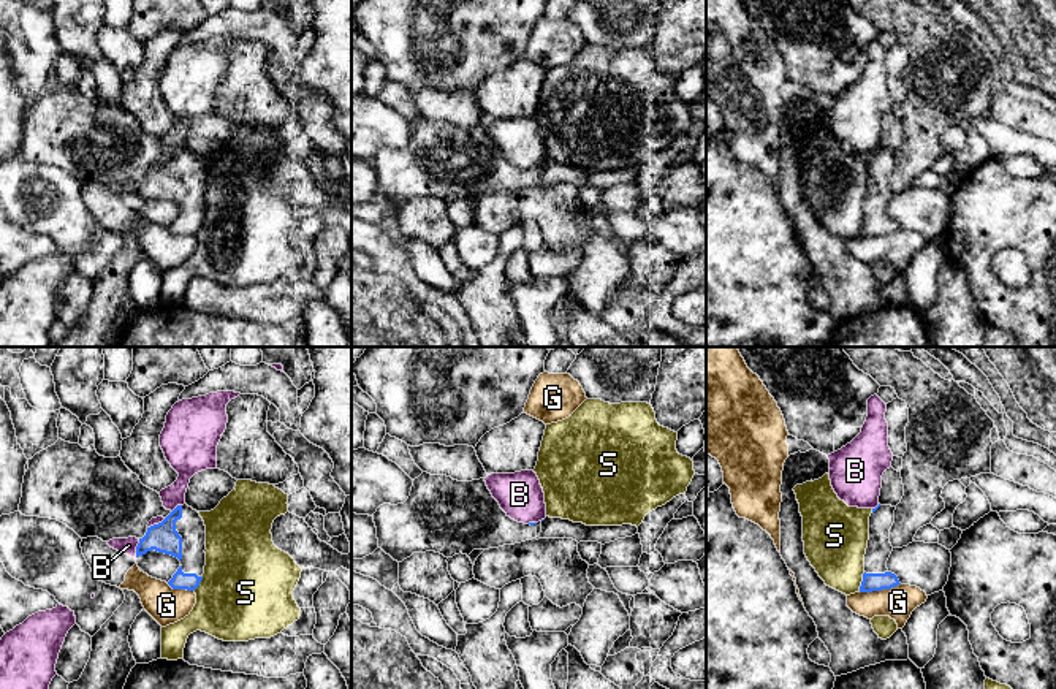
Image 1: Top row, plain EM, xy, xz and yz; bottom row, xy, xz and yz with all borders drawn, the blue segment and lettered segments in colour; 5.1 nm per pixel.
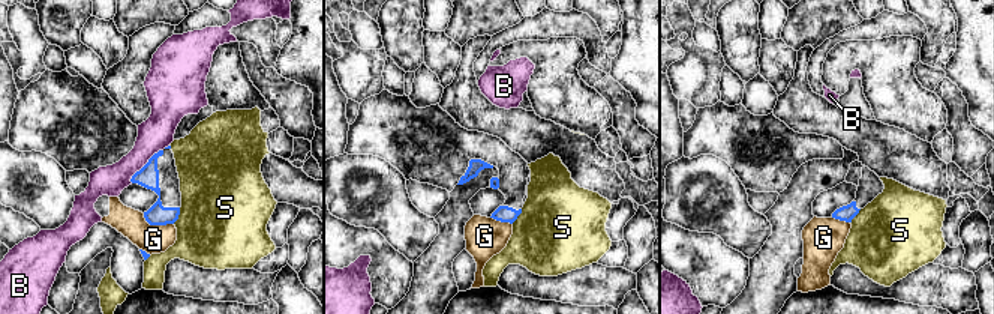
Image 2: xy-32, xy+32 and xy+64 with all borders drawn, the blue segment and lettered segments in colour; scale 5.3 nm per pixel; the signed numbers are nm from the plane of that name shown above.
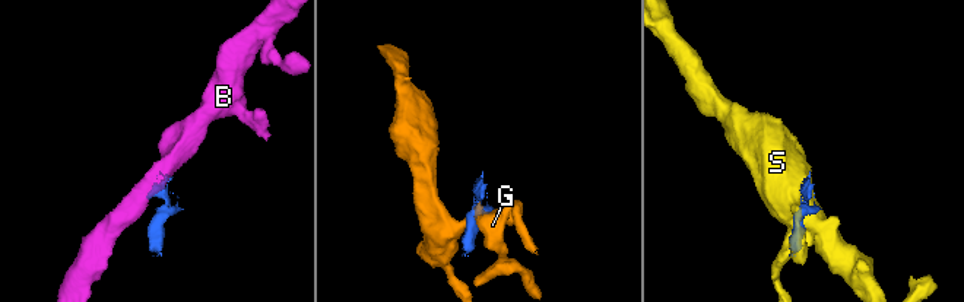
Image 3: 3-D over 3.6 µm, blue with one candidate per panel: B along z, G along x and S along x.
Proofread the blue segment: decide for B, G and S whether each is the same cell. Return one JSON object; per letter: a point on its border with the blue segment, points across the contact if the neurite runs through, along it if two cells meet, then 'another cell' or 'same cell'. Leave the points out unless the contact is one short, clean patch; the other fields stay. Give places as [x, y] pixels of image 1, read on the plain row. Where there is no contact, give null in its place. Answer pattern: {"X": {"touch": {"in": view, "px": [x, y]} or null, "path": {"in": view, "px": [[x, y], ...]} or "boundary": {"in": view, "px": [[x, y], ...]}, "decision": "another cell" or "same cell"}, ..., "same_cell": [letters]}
{"B": {"touch": {"in": "xy", "px": [136, 194]}, "boundary": {"in": "xy", "px": [[140, 184], [135, 201]]}, "decision": "another cell"}, "G": {"touch": {"in": "yz", "px": [879, 235]}, "boundary": {"in": "yz", "px": [[900, 228], [890, 233], [858, 236]]}, "decision": "another cell"}, "S": {"touch": {"in": "yz", "px": [862, 227]}, "decision": "another cell"}, "same_cell": []}

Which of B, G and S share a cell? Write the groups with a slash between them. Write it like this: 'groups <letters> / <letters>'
groups B / G / S

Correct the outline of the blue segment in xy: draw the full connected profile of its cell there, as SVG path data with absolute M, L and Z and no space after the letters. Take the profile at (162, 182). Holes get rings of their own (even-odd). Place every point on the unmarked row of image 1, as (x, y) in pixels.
M59 84L28 105L19 157L25 162L57 165L81 184L98 182L109 187L136 182L136 203L152 195L177 203L180 212L168 226L173 234L195 236L203 225L206 171L199 158L187 149L177 150L173 157L166 155L160 139L144 131L120 101L100 101L93 90L82 93L79 87Z

